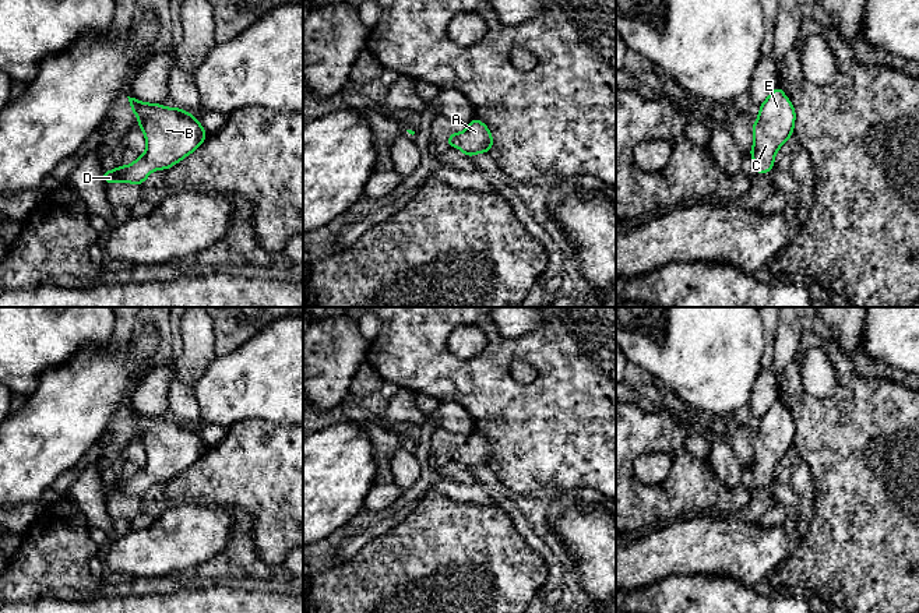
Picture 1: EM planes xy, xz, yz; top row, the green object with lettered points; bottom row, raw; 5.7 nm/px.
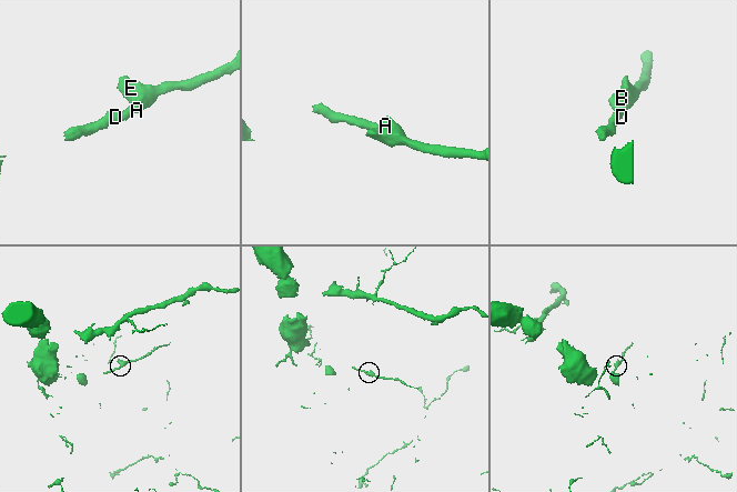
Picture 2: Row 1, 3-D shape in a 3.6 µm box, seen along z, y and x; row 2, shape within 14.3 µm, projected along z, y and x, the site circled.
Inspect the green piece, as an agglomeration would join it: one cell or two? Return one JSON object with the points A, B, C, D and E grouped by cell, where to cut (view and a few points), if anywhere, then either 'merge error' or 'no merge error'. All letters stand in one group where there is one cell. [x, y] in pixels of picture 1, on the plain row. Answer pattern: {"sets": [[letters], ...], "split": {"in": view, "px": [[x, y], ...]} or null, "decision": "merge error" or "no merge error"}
{"sets": [["A", "B", "C", "D", "E"]], "split": null, "decision": "no merge error"}

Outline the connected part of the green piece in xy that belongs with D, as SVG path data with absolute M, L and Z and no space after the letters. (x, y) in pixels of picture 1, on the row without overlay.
M128 411L131 424L145 448L147 462L138 472L115 483L102 483L106 498L124 494L141 498L154 482L166 483L194 465L207 445L191 426L180 420L163 420L161 416L145 416Z

